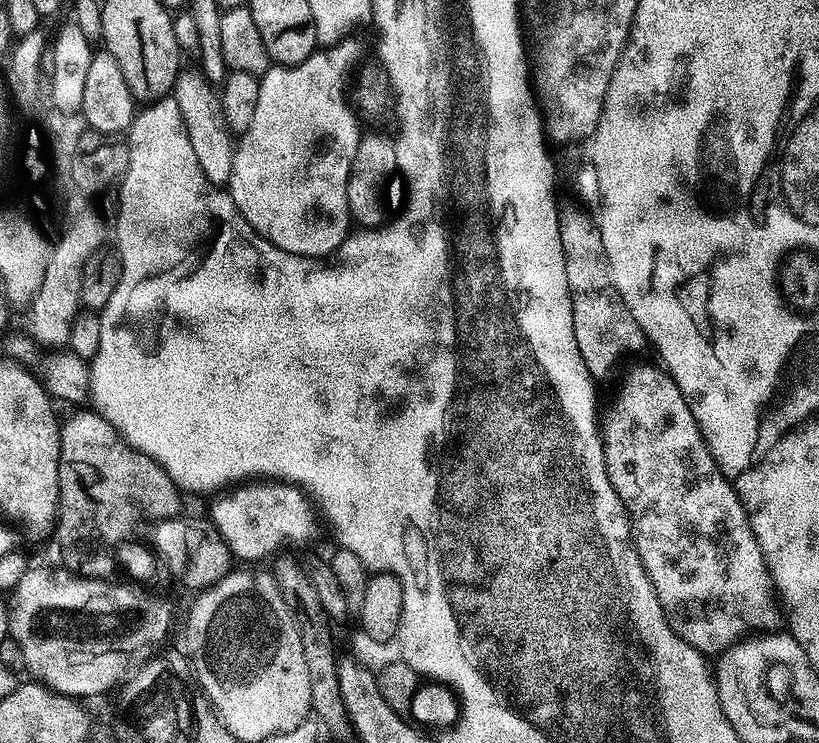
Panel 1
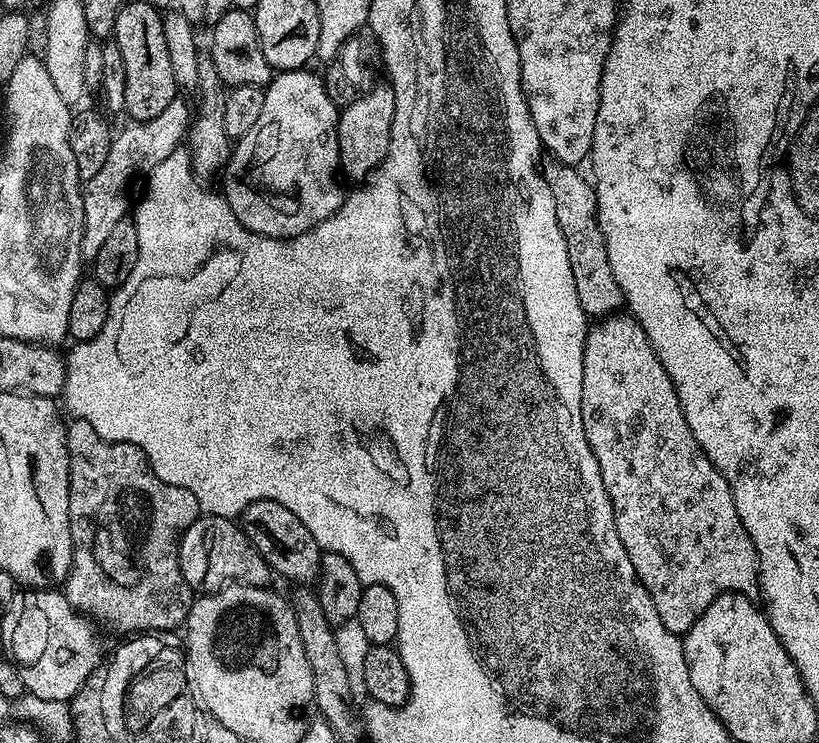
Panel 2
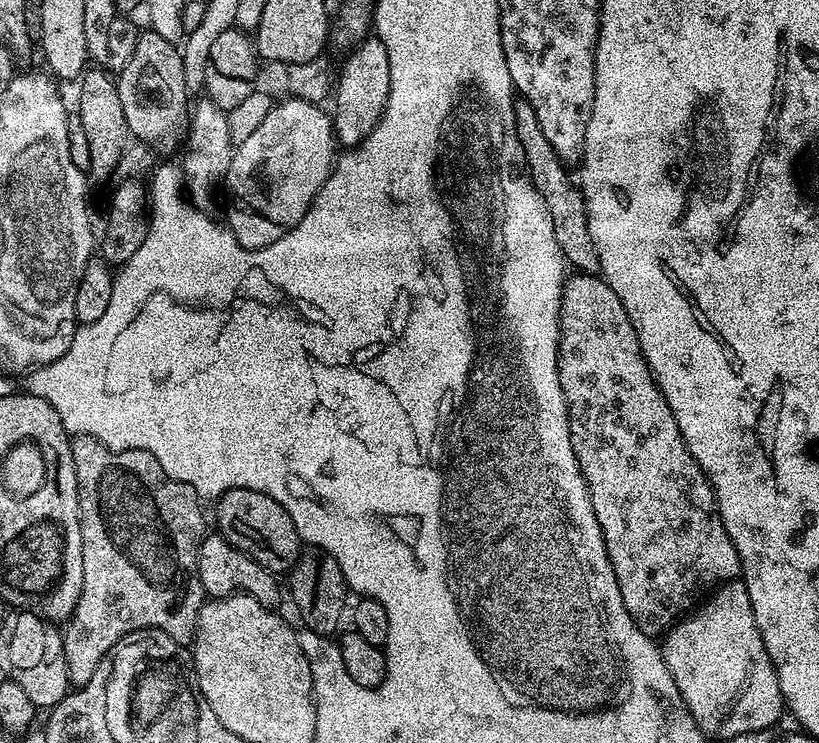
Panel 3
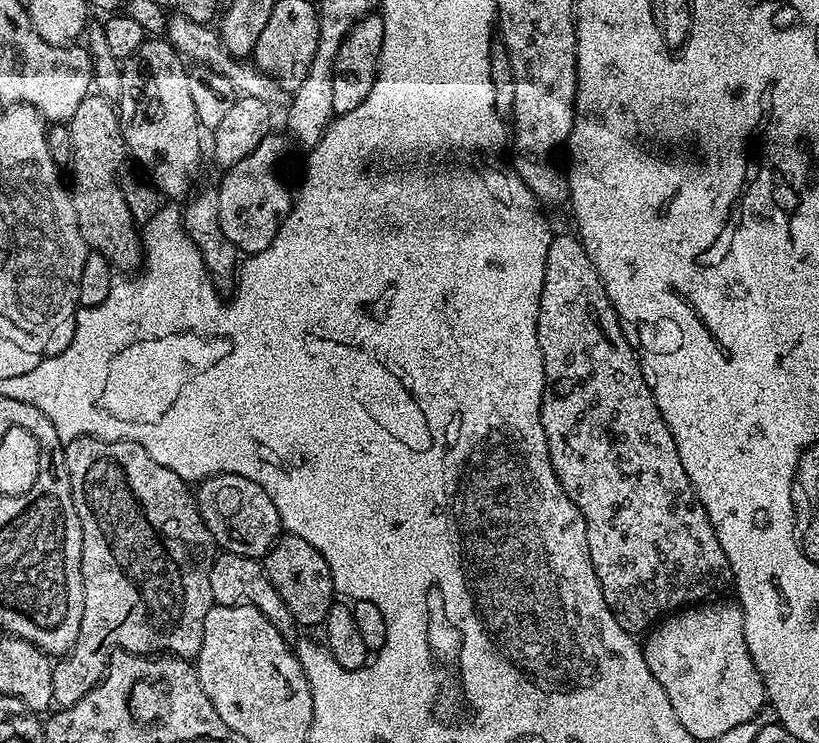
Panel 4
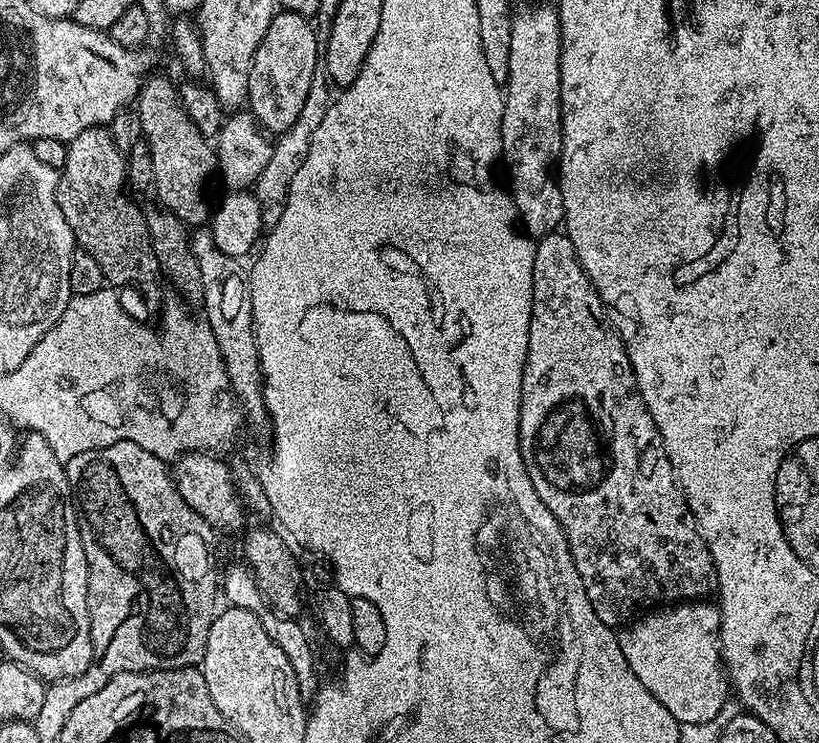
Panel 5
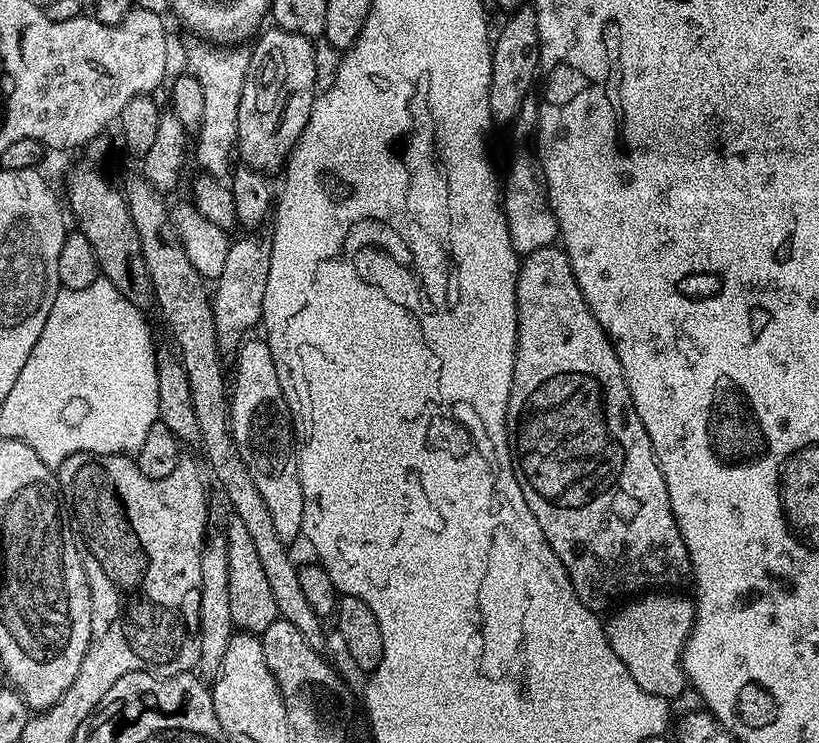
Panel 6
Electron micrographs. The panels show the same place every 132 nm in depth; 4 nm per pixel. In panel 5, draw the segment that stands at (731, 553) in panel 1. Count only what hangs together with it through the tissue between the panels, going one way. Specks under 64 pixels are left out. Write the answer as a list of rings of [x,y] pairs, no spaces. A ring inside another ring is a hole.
[[[560,230],[551,232],[539,237],[535,241],[535,246],[530,342],[526,354],[526,366],[522,374],[522,398],[520,399],[520,453],[526,462],[530,482],[534,482],[534,490],[538,490],[538,498],[546,502],[546,510],[550,510],[550,514],[558,518],[566,534],[566,542],[570,546],[574,566],[578,566],[578,578],[582,578],[582,586],[586,586],[586,598],[590,598],[590,606],[594,606],[594,614],[602,618],[606,627],[613,630],[619,629],[635,620],[638,614],[655,609],[657,606],[703,601],[711,597],[708,596],[711,592],[713,595],[717,591],[712,555],[698,530],[694,514],[684,497],[684,491],[676,483],[676,475],[664,449],[662,434],[658,426],[654,426],[654,418],[650,418],[650,410],[646,410],[646,402],[642,402],[642,394],[636,385],[634,370],[630,366],[630,358],[626,354],[620,333],[610,322],[608,311],[600,301],[600,295],[590,282],[586,270],[582,270],[578,262],[578,254],[574,250],[574,242],[570,242],[567,234]]]

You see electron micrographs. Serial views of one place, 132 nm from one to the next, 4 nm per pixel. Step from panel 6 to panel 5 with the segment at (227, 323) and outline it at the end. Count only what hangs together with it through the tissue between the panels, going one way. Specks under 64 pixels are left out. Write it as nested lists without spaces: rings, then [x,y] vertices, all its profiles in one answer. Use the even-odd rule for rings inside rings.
[[[318,70],[310,82],[310,94],[306,94],[306,103],[298,113],[298,118],[294,118],[294,126],[290,126],[290,130],[281,132],[275,137],[270,162],[266,162],[262,174],[258,174],[254,185],[254,195],[260,207],[265,229],[271,230],[278,222],[278,218],[282,218],[290,182],[294,182],[294,174],[298,174],[298,166],[306,162],[306,154],[310,150],[314,130],[318,130],[322,118],[326,118],[326,110],[334,99],[333,93],[328,93],[328,88],[330,89],[330,81],[327,72]]]

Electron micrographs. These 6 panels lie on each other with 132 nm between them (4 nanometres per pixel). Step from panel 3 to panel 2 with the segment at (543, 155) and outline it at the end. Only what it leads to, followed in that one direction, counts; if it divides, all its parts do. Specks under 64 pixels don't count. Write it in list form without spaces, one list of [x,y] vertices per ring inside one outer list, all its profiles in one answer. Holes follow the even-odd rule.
[[[551,158],[545,159],[542,164],[544,181],[546,186],[550,186],[550,194],[554,194],[558,226],[562,230],[562,238],[566,238],[566,254],[570,258],[570,270],[574,270],[574,290],[578,290],[578,302],[582,302],[582,310],[589,318],[603,318],[619,313],[625,307],[624,295],[618,286],[618,278],[614,278],[614,270],[610,270],[606,242],[596,217],[593,181],[580,171],[579,167]]]

